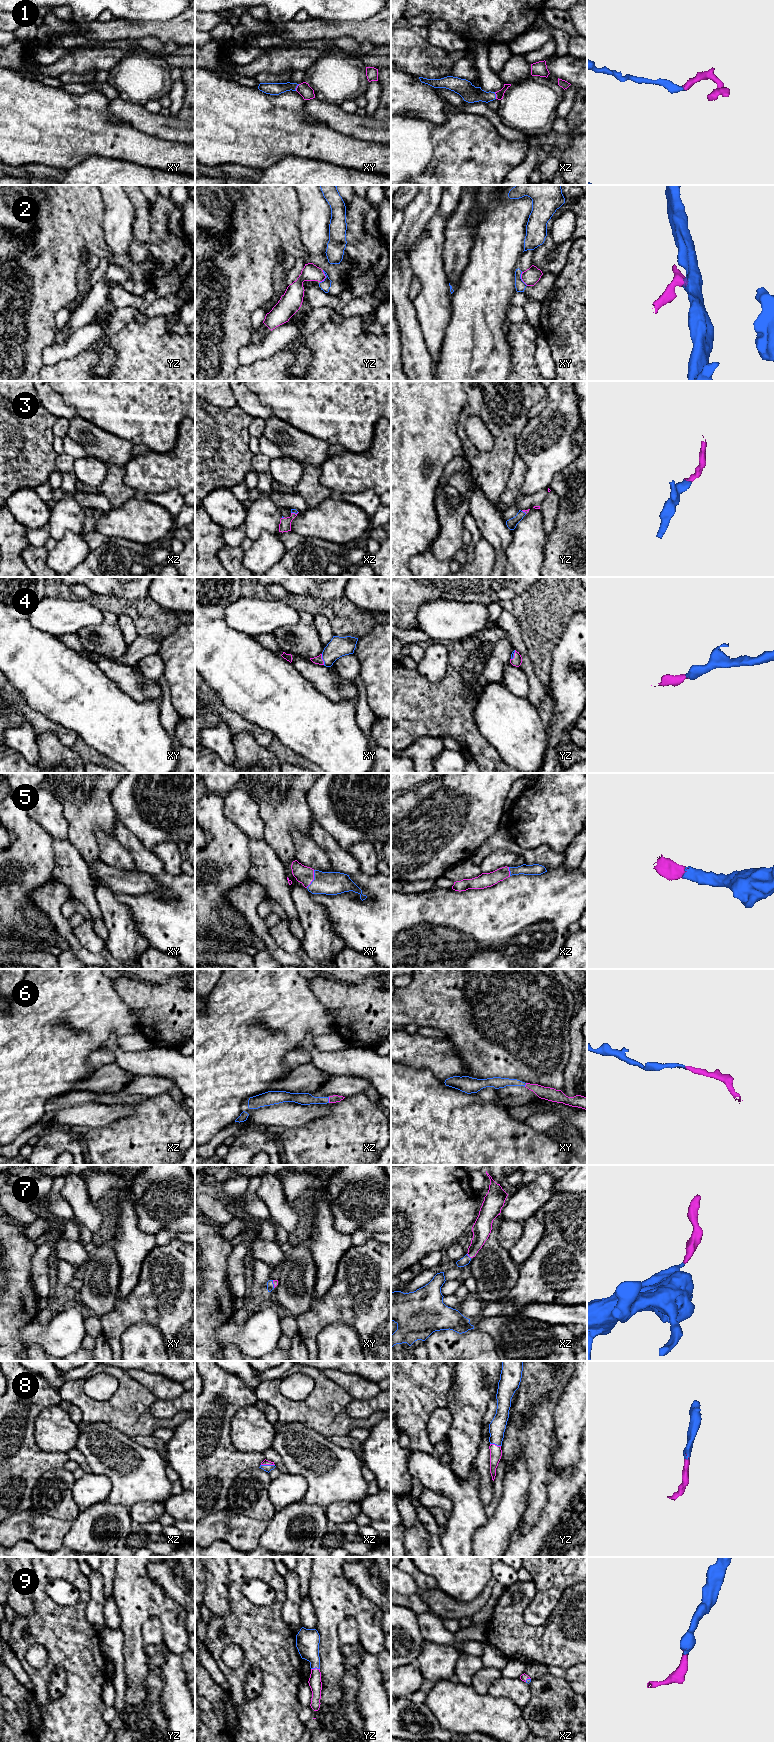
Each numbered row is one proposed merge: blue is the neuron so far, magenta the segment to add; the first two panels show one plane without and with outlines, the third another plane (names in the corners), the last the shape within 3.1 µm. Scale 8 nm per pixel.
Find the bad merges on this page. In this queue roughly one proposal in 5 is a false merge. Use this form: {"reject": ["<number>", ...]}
{"reject": ["2"]}

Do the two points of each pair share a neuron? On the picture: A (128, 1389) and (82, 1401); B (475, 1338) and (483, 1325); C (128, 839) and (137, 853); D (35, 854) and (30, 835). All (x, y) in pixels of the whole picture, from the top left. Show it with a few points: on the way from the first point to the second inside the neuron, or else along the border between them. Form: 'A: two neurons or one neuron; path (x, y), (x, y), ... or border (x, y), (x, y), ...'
A: one neuron; path (117, 1400), (110, 1407), (93, 1407)
B: two neurons; border (474, 1327), (485, 1332), (497, 1346)
C: one neuron; path (130, 842), (137, 850)
D: one neuron; path (33, 849), (32, 840)

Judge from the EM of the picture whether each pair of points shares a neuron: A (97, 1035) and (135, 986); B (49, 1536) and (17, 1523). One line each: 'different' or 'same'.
A: different
B: same

